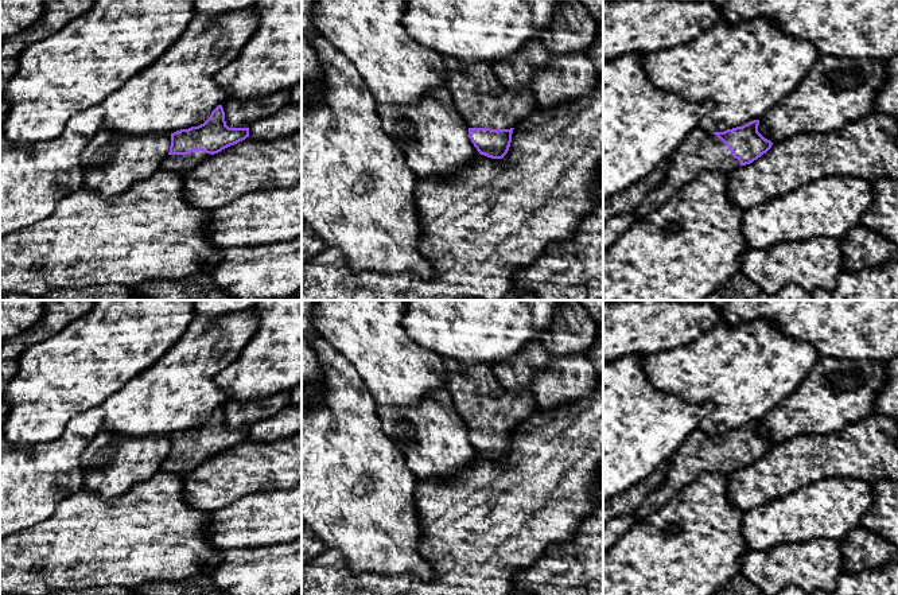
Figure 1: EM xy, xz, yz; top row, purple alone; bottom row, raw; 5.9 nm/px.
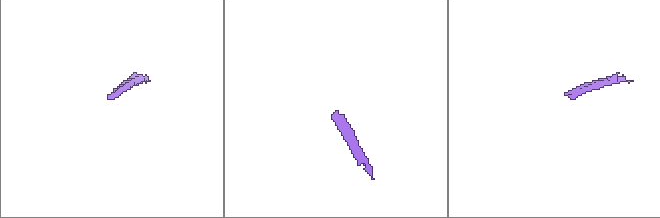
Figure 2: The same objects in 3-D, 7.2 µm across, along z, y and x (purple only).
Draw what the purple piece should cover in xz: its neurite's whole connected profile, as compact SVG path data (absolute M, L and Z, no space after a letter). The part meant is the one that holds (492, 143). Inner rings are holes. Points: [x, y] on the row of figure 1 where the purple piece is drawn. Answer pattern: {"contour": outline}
{"contour": "M442 55L452 105L469 127L481 155L502 159L516 125L530 116L537 100L528 85L506 89L487 65L467 65Z"}

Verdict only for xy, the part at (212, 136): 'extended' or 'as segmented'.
extended

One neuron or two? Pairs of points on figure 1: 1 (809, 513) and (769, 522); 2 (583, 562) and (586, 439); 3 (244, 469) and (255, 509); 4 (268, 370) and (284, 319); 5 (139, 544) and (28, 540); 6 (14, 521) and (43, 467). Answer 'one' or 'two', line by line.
1: one
2: two
3: two
4: one
5: one
6: one

